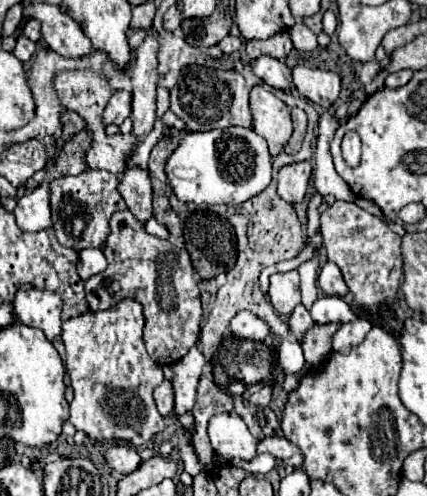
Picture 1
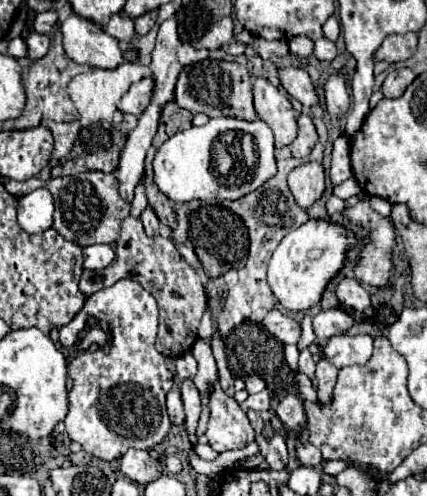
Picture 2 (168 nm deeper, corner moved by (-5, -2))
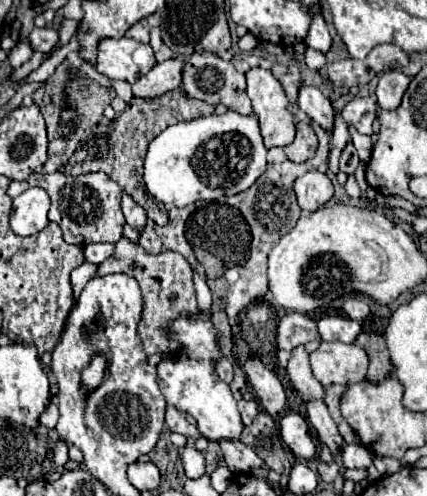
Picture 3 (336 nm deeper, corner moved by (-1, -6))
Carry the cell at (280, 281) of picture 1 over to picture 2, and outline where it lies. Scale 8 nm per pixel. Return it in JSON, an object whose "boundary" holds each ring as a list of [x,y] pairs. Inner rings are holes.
{"boundary":[[[327,219],[307,221],[295,231],[287,233],[269,261],[269,287],[281,307],[289,311],[307,311],[321,301],[321,293],[329,279],[343,267],[347,247],[355,245],[357,239],[347,233],[345,227],[335,225]]]}

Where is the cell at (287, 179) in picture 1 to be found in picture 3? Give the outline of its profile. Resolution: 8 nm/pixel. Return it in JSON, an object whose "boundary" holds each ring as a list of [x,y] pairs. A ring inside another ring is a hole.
{"boundary":[[[309,171],[295,181],[295,195],[303,211],[317,211],[333,197],[333,183],[325,173]]]}

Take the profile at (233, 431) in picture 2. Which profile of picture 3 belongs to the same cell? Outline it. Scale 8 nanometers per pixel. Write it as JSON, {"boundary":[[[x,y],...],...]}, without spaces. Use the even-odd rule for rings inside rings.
{"boundary":[[[199,311],[197,315],[183,313],[177,319],[167,321],[163,331],[179,343],[179,347],[175,351],[167,351],[165,359],[157,365],[159,389],[165,395],[167,405],[189,413],[209,441],[239,439],[243,423],[237,411],[237,401],[231,395],[231,387],[215,373],[215,361],[223,355],[219,349],[221,333],[211,323],[211,311]]]}

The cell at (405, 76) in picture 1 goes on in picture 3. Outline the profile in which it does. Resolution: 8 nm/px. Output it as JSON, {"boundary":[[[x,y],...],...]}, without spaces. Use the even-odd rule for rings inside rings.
{"boundary":[[[387,71],[377,85],[377,103],[381,109],[397,109],[401,97],[409,85],[409,77],[403,71]]]}

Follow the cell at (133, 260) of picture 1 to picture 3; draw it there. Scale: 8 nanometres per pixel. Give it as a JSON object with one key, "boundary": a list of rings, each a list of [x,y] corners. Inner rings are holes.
{"boundary":[[[121,237],[121,241],[117,241],[117,245],[115,245],[115,255],[99,265],[97,275],[117,273],[117,271],[135,277],[141,291],[143,291],[143,319],[141,319],[143,327],[139,327],[139,339],[141,339],[143,351],[147,355],[153,355],[153,353],[177,349],[177,343],[167,339],[161,329],[169,319],[179,317],[181,311],[197,313],[193,269],[187,263],[187,259],[175,251],[169,251],[169,249],[165,249],[159,255],[149,255],[147,251],[143,251],[143,247],[133,245],[129,239]]]}

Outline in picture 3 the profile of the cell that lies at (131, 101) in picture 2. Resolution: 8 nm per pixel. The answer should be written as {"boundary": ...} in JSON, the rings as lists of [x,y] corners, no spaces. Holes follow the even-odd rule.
{"boundary":[[[167,59],[163,63],[157,63],[147,75],[143,75],[133,85],[133,95],[145,97],[145,99],[155,99],[171,89],[179,89],[181,73],[183,73],[181,59]]]}

